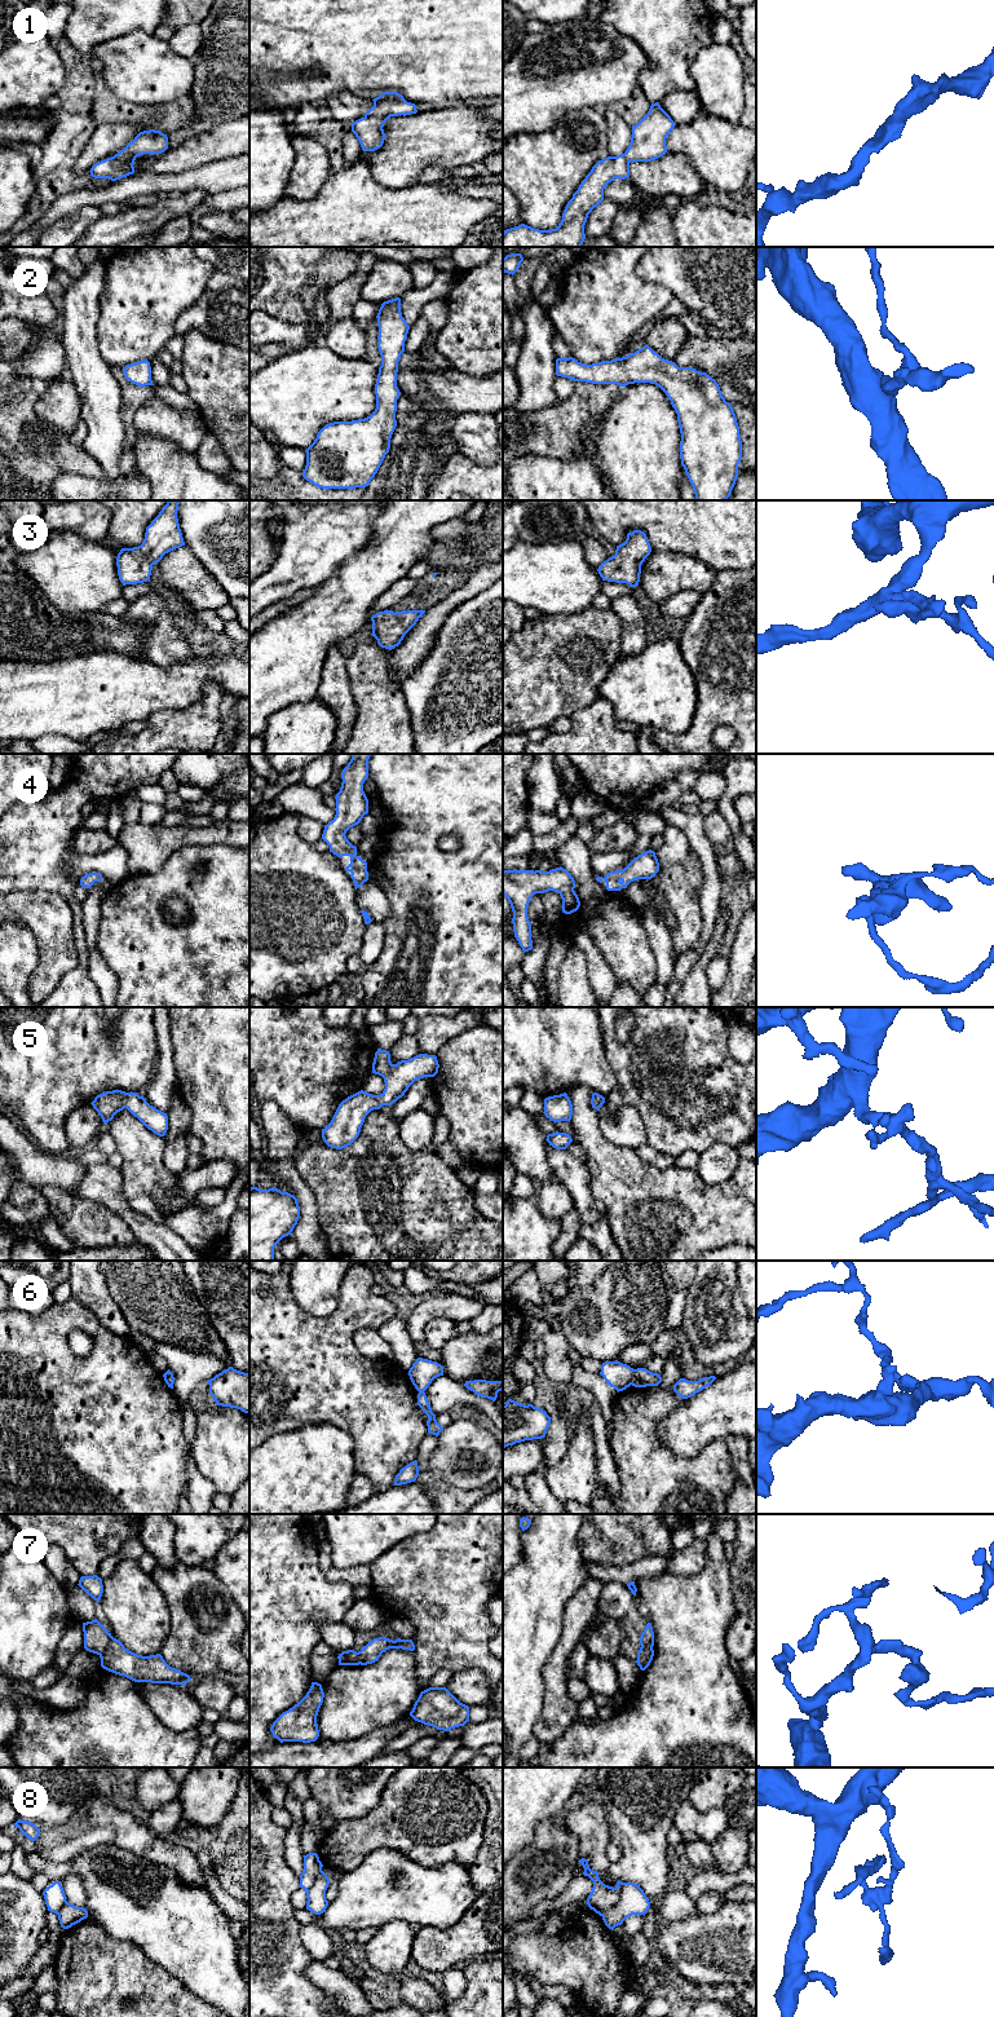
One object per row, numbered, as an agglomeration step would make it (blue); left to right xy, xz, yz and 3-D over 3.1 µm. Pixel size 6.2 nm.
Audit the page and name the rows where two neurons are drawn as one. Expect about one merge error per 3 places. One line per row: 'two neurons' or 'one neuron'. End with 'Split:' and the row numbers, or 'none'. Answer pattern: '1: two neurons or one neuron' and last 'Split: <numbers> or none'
1: one neuron
2: one neuron
3: one neuron
4: one neuron
5: one neuron
6: two neurons
7: two neurons
8: two neurons
Split: 6, 7, 8

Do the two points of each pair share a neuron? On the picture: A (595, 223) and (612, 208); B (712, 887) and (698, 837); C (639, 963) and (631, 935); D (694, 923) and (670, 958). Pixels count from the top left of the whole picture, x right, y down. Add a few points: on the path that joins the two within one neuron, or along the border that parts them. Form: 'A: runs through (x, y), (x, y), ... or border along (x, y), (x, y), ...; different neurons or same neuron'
A: runs through (600, 221), (606, 213); same neuron
B: runs through (711, 874), (703, 850); same neuron
C: runs through (632, 957), (631, 941); same neuron
D: border along (668, 930), (676, 957); different neurons

